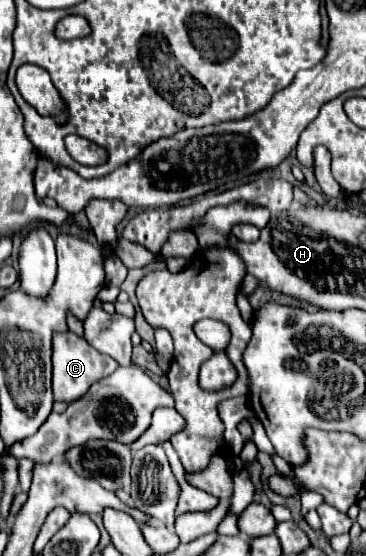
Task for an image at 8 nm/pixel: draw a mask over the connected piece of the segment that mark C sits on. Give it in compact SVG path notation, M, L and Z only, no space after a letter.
M70 331L54 335L52 363L54 363L54 375L52 375L54 399L56 401L66 401L66 403L82 397L82 393L86 393L86 389L94 381L98 381L98 379L114 373L114 369L118 369L118 363L112 357L98 353L94 347L90 347L86 343L86 339L80 339L78 335L74 335Z

